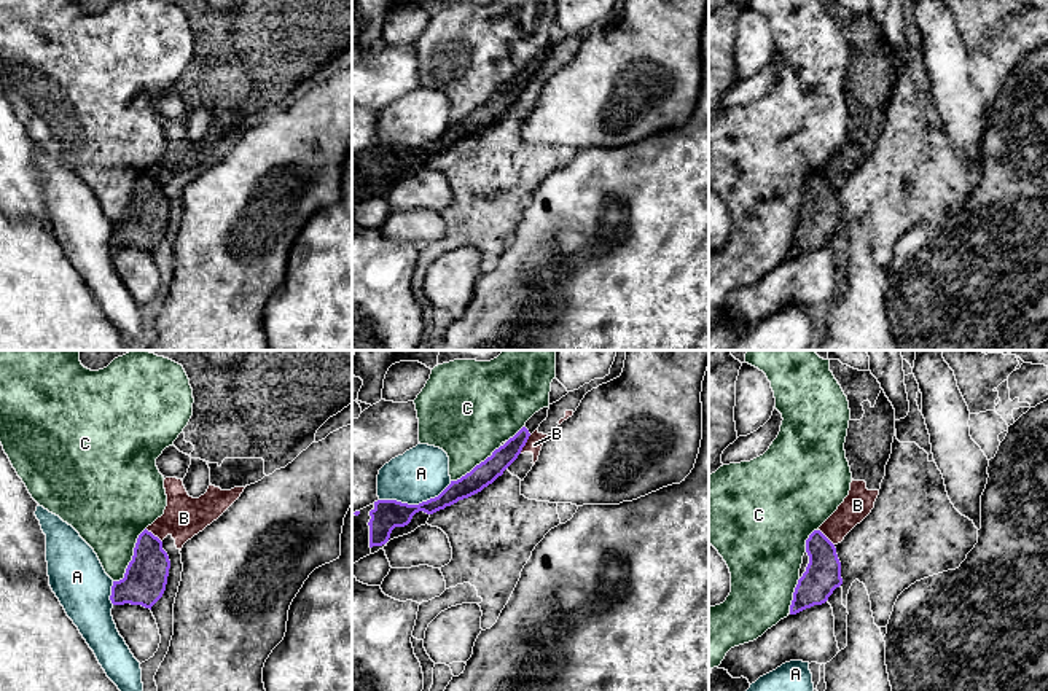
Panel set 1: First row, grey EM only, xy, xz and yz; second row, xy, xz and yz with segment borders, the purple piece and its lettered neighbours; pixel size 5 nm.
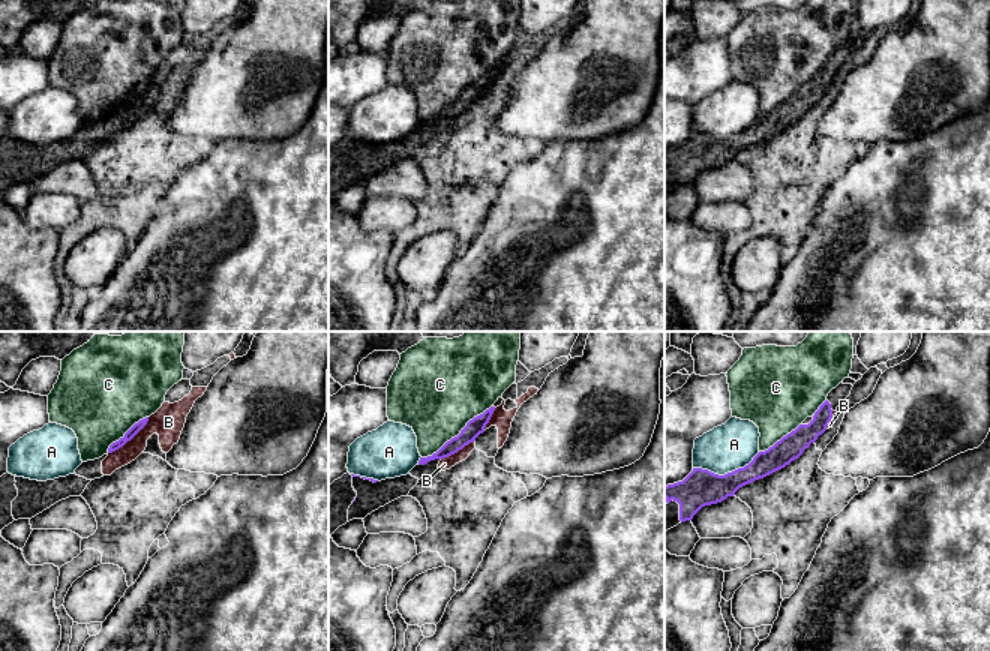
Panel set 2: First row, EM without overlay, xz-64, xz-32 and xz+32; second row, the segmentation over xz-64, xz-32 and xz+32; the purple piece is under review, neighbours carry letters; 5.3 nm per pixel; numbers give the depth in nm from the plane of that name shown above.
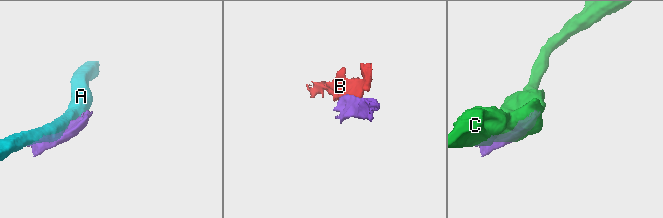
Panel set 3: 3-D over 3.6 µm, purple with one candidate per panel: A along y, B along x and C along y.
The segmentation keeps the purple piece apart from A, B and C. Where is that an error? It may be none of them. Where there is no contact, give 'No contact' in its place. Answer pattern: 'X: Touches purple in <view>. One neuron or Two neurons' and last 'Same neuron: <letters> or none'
A: Touches purple in xz. Two neurons
B: Touches purple in xz. Two neurons
C: Touches purple in xy. Two neurons
Same neuron: none

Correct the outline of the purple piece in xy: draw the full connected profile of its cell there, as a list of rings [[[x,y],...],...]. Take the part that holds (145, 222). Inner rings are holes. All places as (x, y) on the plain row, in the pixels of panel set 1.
[[[145,172],[137,182],[124,221],[113,224],[111,247],[142,248],[151,253],[166,234],[169,212],[170,204],[162,185]]]

